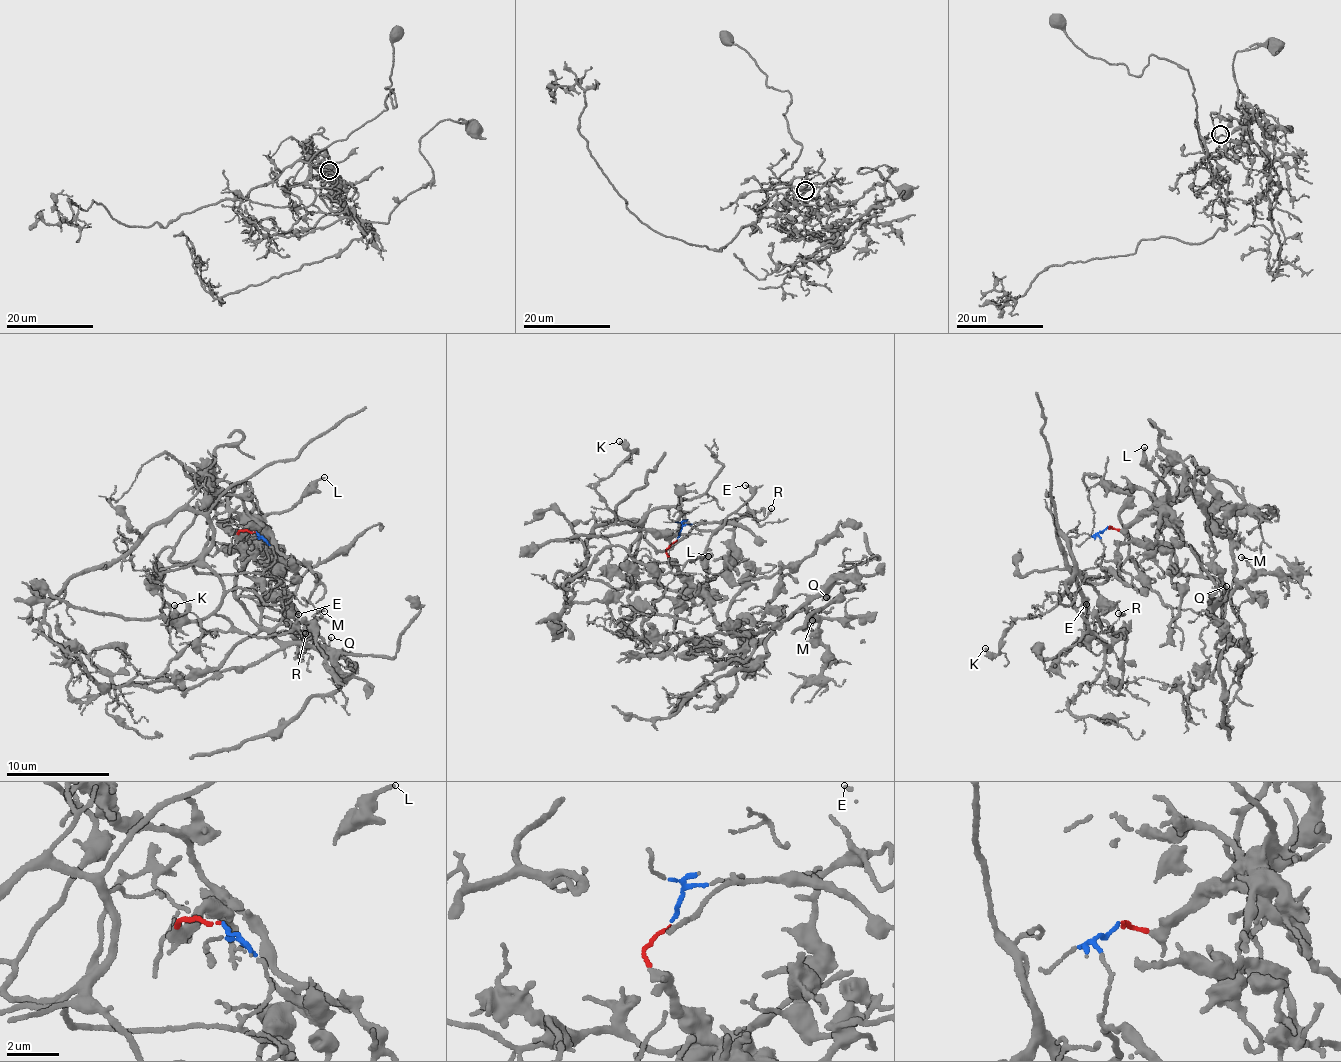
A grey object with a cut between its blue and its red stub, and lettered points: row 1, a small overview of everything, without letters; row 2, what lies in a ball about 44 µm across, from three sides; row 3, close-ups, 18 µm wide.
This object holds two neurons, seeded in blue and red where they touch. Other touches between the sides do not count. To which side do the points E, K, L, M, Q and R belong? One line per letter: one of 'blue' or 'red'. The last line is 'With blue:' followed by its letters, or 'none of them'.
E: blue
K: blue
L: red
M: red
Q: red
R: blue
With blue: E, K, R

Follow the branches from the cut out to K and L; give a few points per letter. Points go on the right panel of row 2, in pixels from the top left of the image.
K: (1108, 525), (1099, 531), (1101, 564), (1108, 579), (1075, 577), (1057, 603), (1017, 621), (997, 655), (984, 647)
L: (1108, 525), (1112, 530), (1126, 528), (1160, 504), (1169, 492), (1164, 479), (1157, 478), (1148, 464), (1145, 446)

